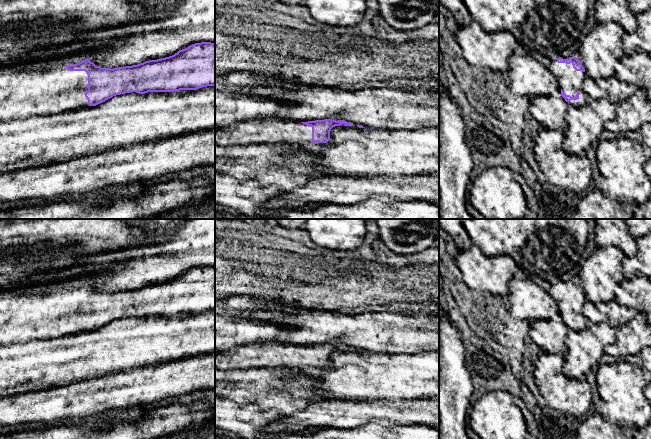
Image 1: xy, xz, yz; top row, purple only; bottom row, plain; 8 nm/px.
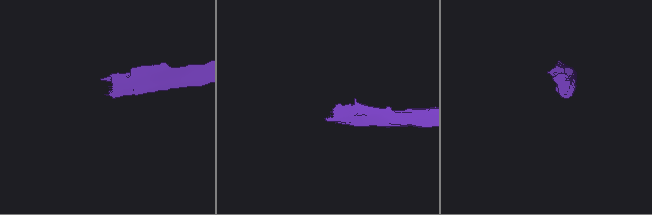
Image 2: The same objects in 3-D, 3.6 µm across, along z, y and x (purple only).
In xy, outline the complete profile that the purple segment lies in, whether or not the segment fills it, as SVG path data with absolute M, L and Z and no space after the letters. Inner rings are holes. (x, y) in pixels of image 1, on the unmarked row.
M211 266L192 268L169 281L113 293L96 290L88 282L73 289L65 289L64 287L57 286L52 291L41 294L21 295L0 292L0 346L25 343L32 340L51 339L81 331L96 330L113 320L130 316L139 318L148 316L174 316L180 314L197 314L207 310L215 310L215 267Z

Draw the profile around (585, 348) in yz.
M606 323L589 325L581 331L569 330L566 336L568 348L563 373L568 378L579 379L598 367L605 347L616 341L616 328Z

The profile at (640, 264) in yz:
M651 233L637 238L638 253L625 257L622 261L622 273L626 279L636 276L651 278Z

